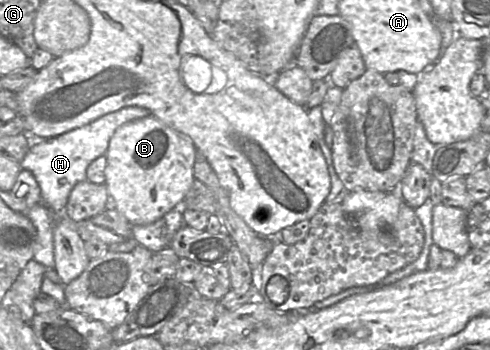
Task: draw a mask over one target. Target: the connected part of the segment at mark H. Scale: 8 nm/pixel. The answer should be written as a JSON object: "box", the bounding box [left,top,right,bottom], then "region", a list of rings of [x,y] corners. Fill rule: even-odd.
{"box":[20,106,154,214],"region":[[[137,106],[124,107],[108,113],[85,126],[32,145],[20,165],[22,170],[30,171],[37,180],[41,189],[41,203],[54,214],[63,214],[72,189],[77,183],[87,180],[86,171],[88,166],[107,152],[109,142],[115,131],[127,122],[147,116],[154,115],[145,108]]]}

